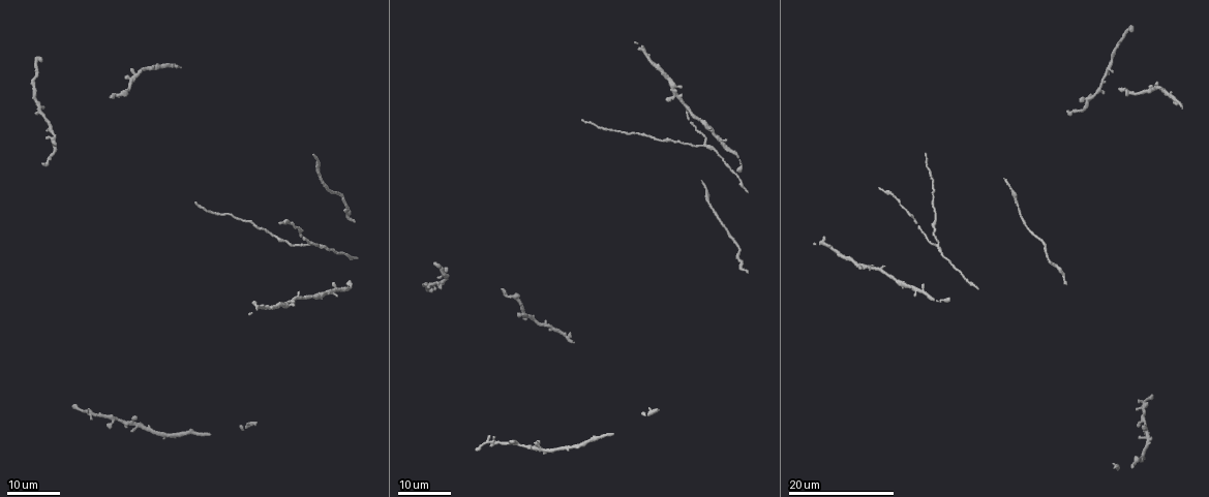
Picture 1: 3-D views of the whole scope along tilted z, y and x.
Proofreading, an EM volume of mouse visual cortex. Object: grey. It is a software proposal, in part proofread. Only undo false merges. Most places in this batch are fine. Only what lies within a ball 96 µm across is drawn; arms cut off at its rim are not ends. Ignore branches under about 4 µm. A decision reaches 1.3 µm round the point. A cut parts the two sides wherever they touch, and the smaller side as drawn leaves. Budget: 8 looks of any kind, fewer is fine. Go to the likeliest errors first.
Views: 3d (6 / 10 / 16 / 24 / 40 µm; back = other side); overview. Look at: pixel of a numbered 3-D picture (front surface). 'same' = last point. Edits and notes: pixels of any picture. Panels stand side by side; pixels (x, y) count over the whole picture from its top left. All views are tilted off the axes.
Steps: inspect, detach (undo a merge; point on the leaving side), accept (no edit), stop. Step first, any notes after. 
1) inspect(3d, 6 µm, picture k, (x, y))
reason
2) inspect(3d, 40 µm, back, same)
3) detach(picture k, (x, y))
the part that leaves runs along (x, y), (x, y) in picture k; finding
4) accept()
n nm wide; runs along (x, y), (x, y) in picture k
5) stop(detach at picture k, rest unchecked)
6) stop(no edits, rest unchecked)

inspect(3d, 16 µm, picture 1, (1144, 402))
three-way junction

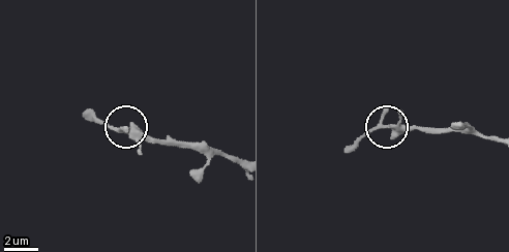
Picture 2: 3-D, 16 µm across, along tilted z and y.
inspect(3d, 10 µm, picture 2, (117, 130))
closer look

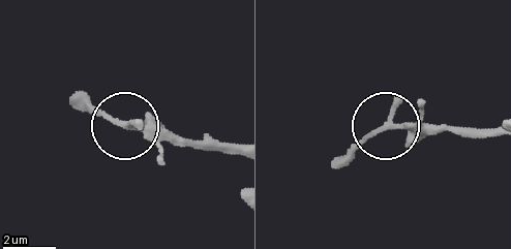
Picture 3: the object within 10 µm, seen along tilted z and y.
accept()
3 arms; runs along (498, 134), (390, 125), (338, 163) in picture 3; one neuron here

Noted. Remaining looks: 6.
inspect(3d, 16 µm, picture 1, (41, 114))
calibre changes

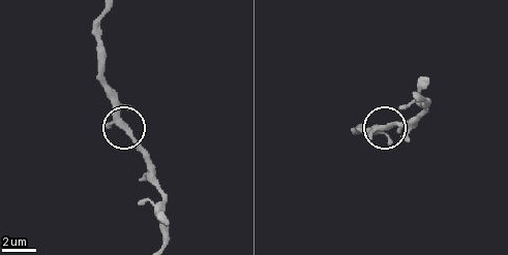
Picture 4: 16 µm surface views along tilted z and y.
inspect(3d, 6 µm, picture 4, (383, 126))
closer look

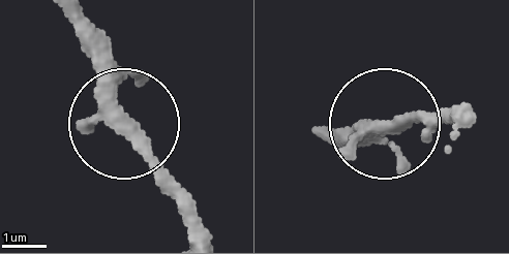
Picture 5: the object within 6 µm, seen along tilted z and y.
accept()
one neuron here

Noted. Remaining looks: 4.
inspect(3d, 24 µm, picture 1, (55, 151))
sudden change in width

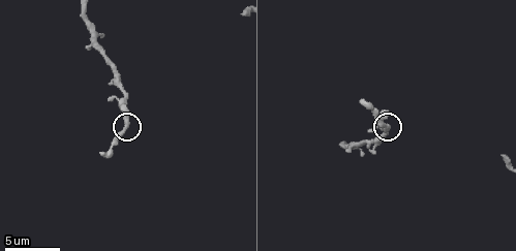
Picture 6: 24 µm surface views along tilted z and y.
inspect(3d, 10 µm, picture 6, (127, 127))

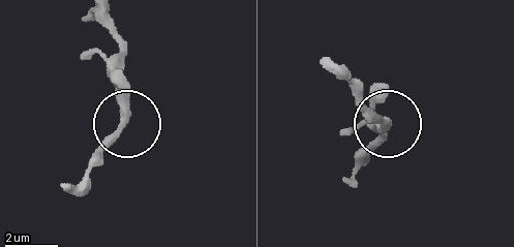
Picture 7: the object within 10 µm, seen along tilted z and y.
inspect(3d, 6 µm, picture 7, (123, 120))

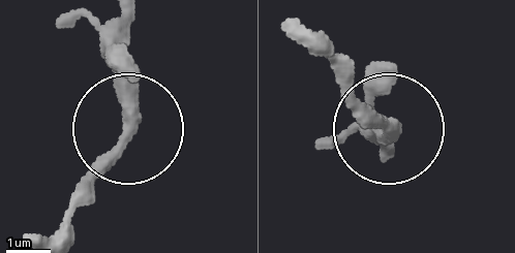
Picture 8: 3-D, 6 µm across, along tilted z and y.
accept()
one neuron here

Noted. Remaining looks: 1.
stop(no edits, rest unchecked)

